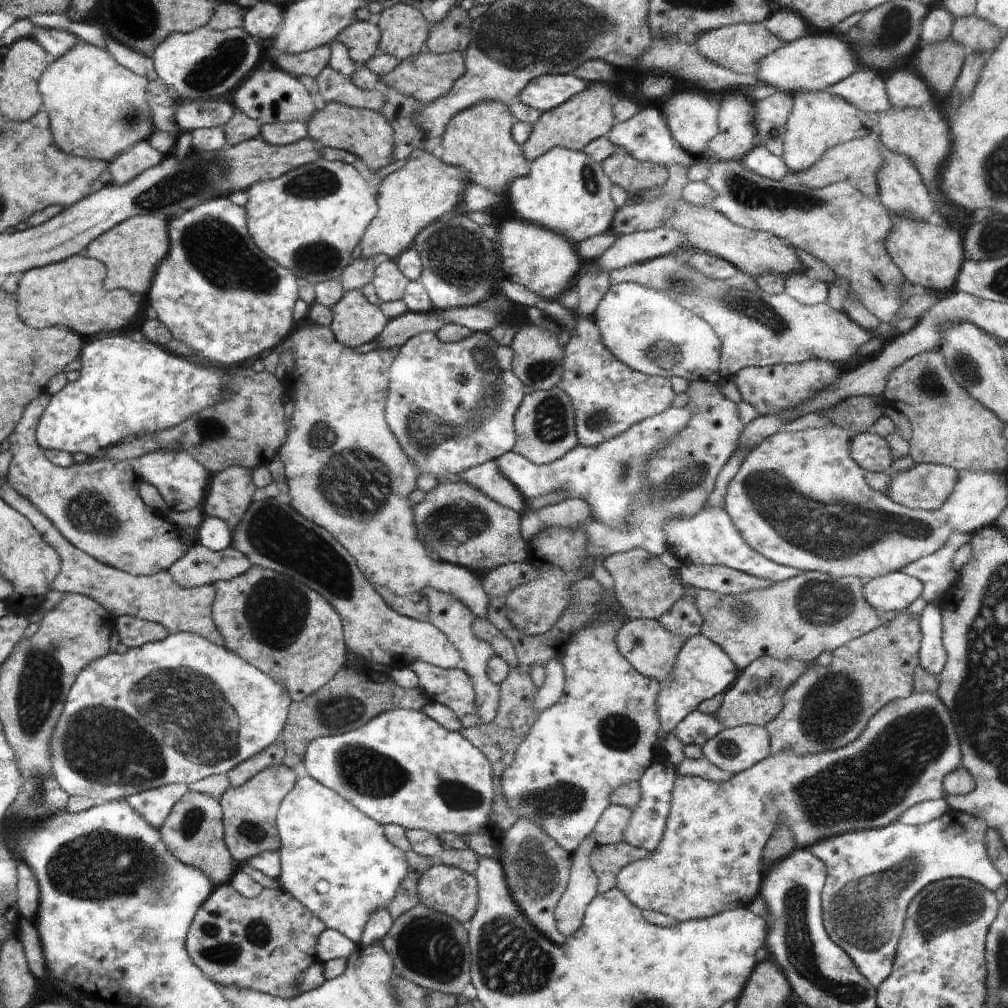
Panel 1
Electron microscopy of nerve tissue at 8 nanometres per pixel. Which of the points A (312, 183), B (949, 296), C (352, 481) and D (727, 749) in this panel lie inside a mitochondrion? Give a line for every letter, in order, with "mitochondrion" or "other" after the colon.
A: mitochondrion
B: other
C: mitochondrion
D: mitochondrion

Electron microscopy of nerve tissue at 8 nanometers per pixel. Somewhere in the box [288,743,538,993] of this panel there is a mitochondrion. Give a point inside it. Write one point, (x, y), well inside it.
(429, 946)

